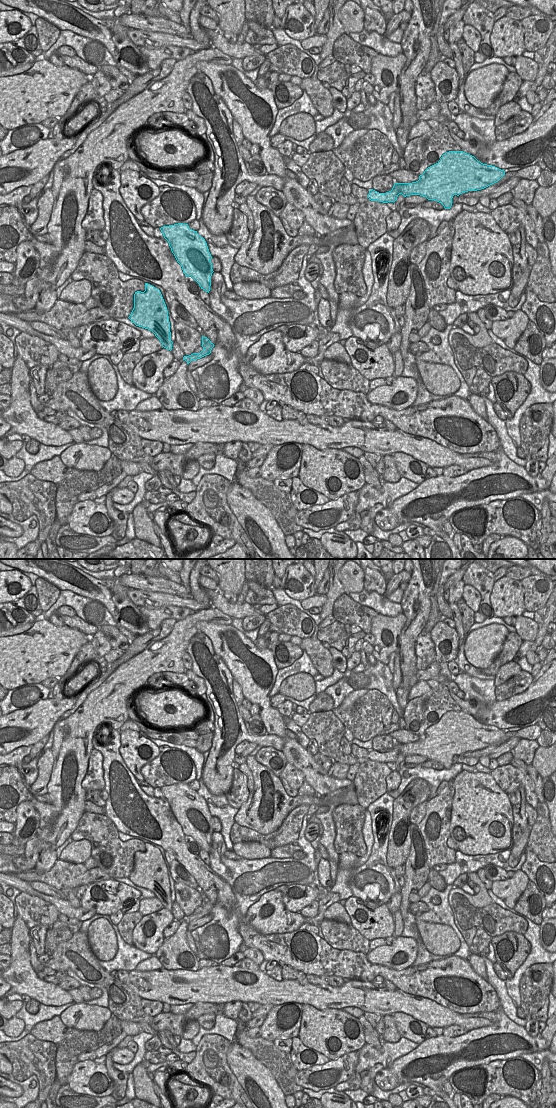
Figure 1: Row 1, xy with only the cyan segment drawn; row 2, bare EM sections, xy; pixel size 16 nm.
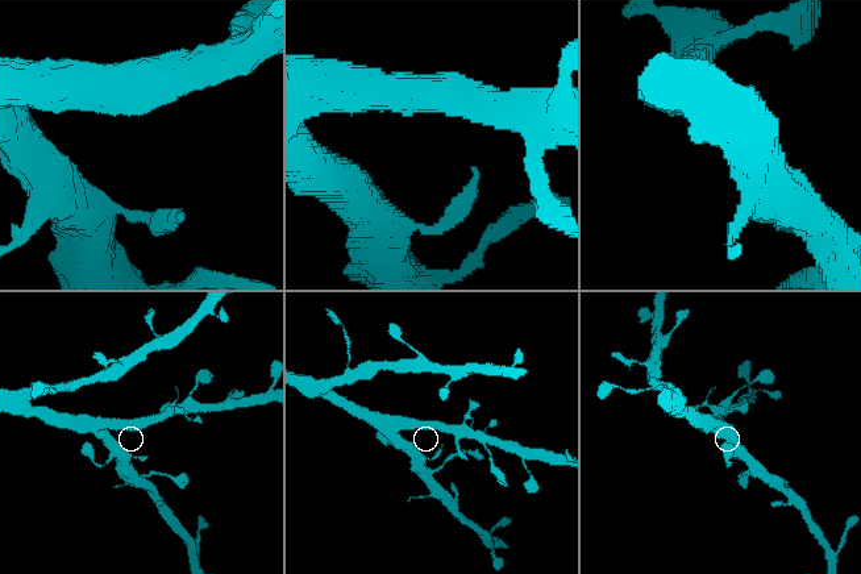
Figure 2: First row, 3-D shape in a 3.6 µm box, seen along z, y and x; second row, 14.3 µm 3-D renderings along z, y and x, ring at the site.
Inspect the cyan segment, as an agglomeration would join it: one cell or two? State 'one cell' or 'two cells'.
one cell

